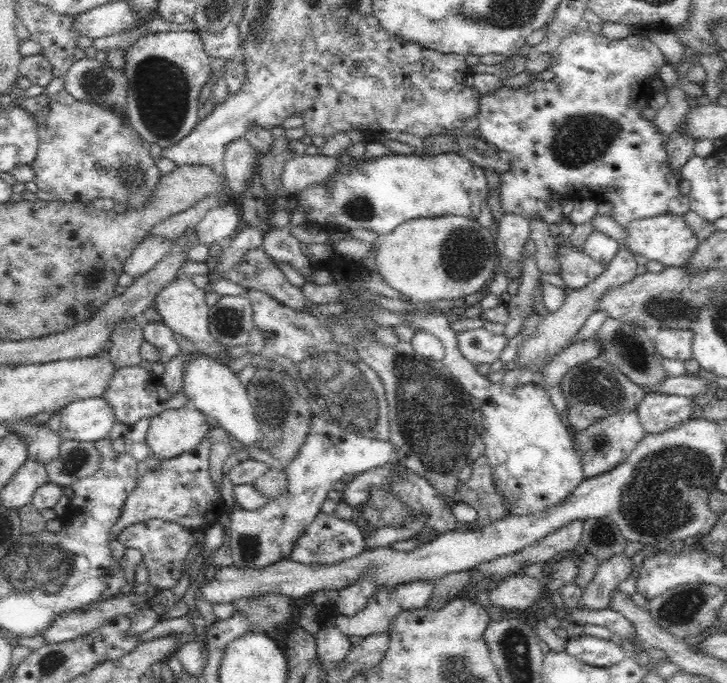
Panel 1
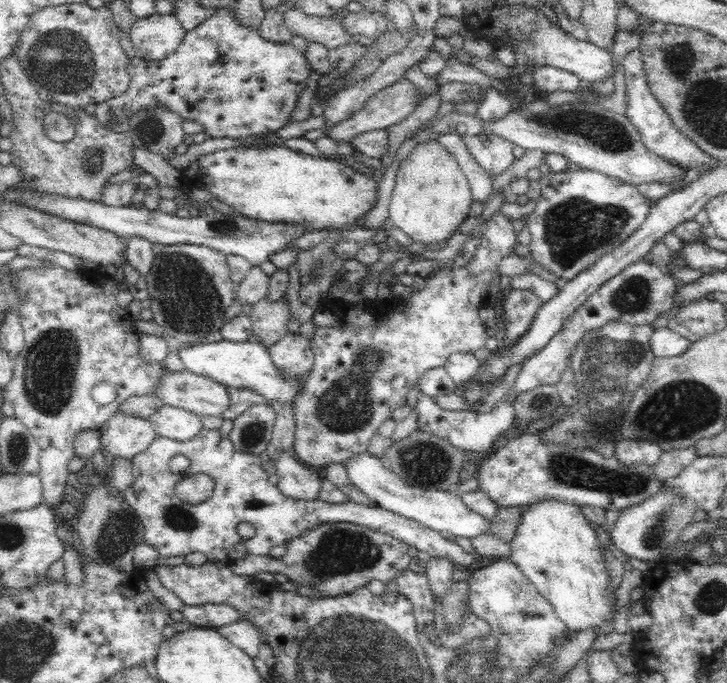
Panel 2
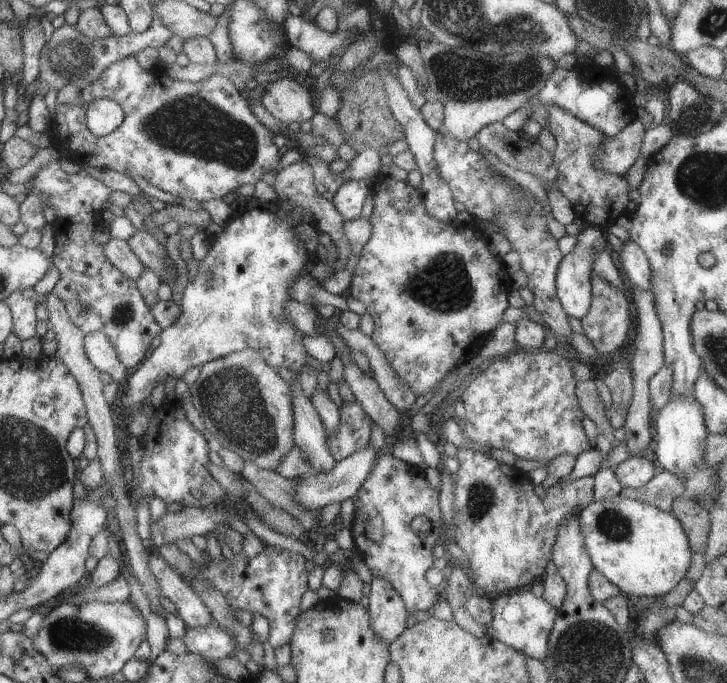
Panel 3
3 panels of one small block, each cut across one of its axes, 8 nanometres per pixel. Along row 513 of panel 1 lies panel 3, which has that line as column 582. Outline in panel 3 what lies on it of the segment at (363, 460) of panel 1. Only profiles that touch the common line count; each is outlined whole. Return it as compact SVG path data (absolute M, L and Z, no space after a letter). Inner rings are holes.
M587 226L576 235L576 244L567 254L561 256L555 272L556 295L568 318L583 318L591 304L591 258L593 254L609 248L599 227Z

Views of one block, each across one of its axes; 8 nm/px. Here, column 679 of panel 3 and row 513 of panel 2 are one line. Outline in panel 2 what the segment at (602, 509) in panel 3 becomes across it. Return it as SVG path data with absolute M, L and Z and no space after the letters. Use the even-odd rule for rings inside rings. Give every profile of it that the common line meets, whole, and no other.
M538 500L526 504L522 510L522 520L518 524L516 536L510 542L508 559L516 563L524 576L538 589L538 592L554 607L558 618L568 631L582 632L595 630L602 632L606 620L616 616L615 590L605 567L599 541L596 539L590 521L579 511L578 504L557 500Z

